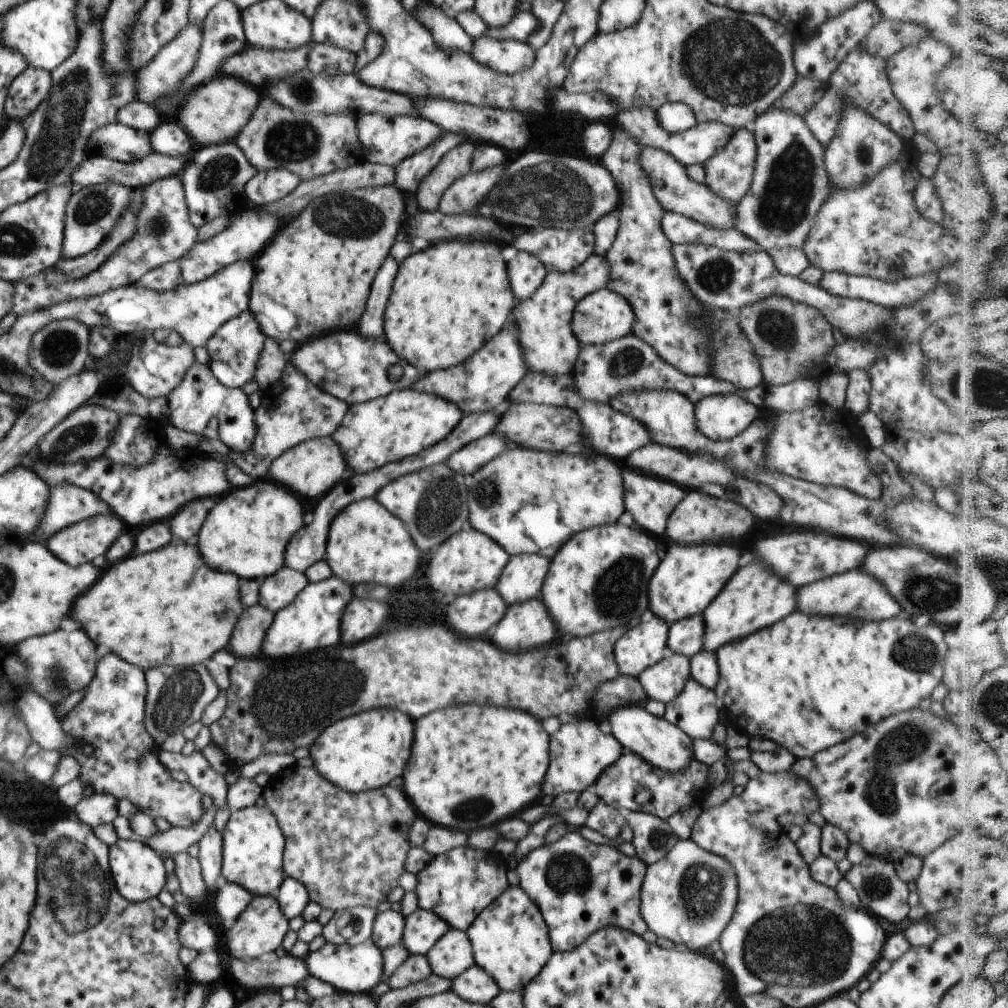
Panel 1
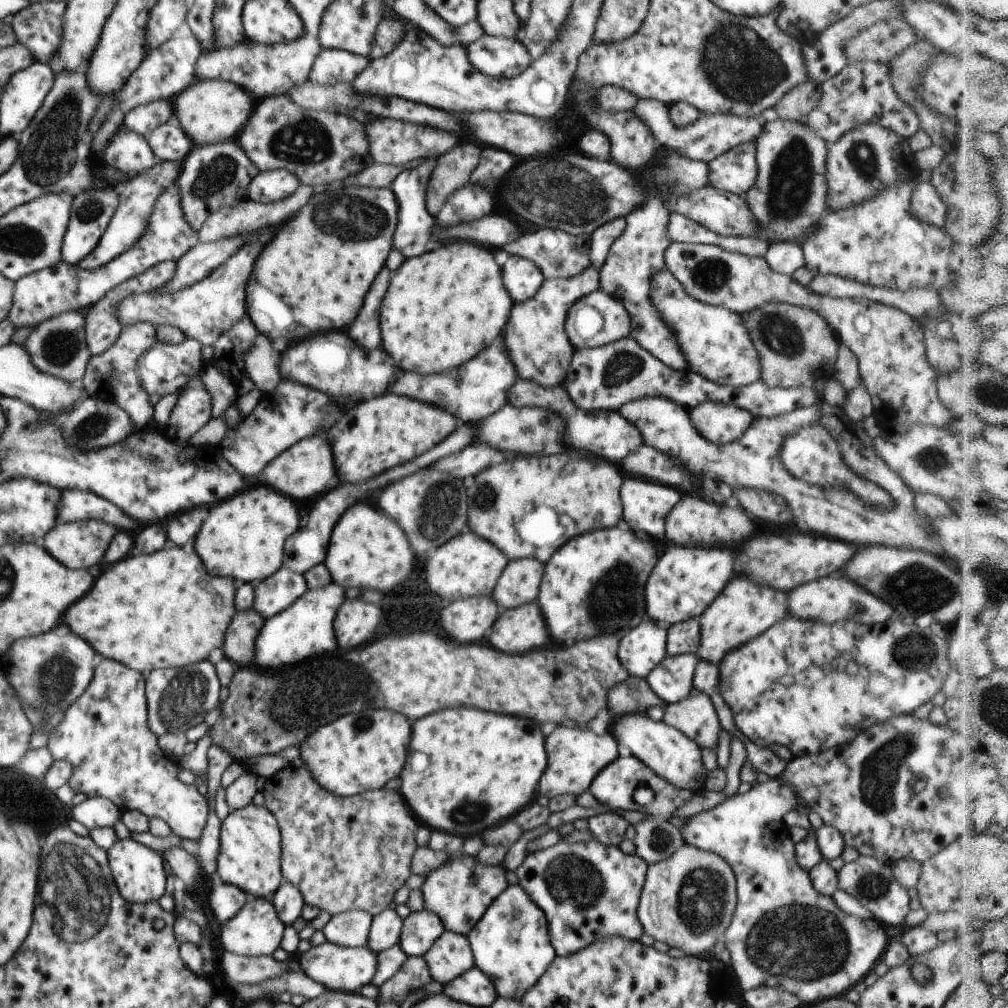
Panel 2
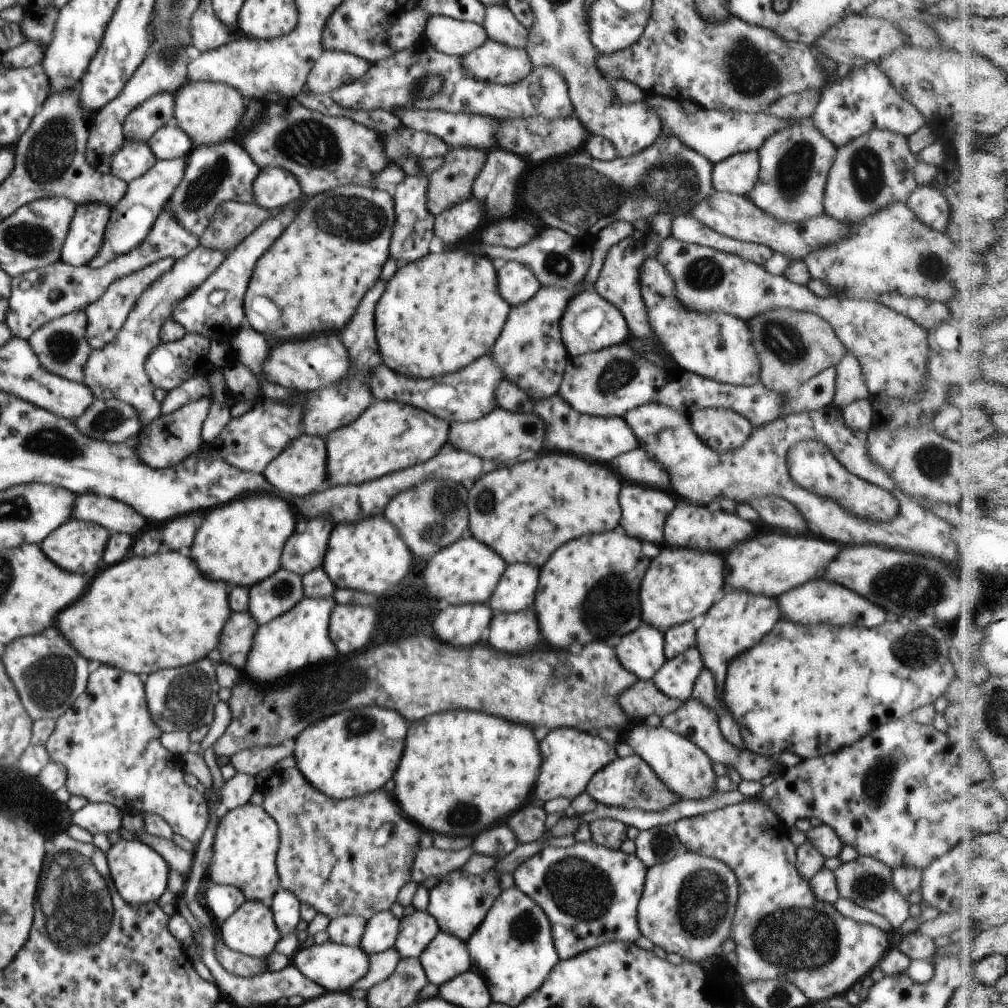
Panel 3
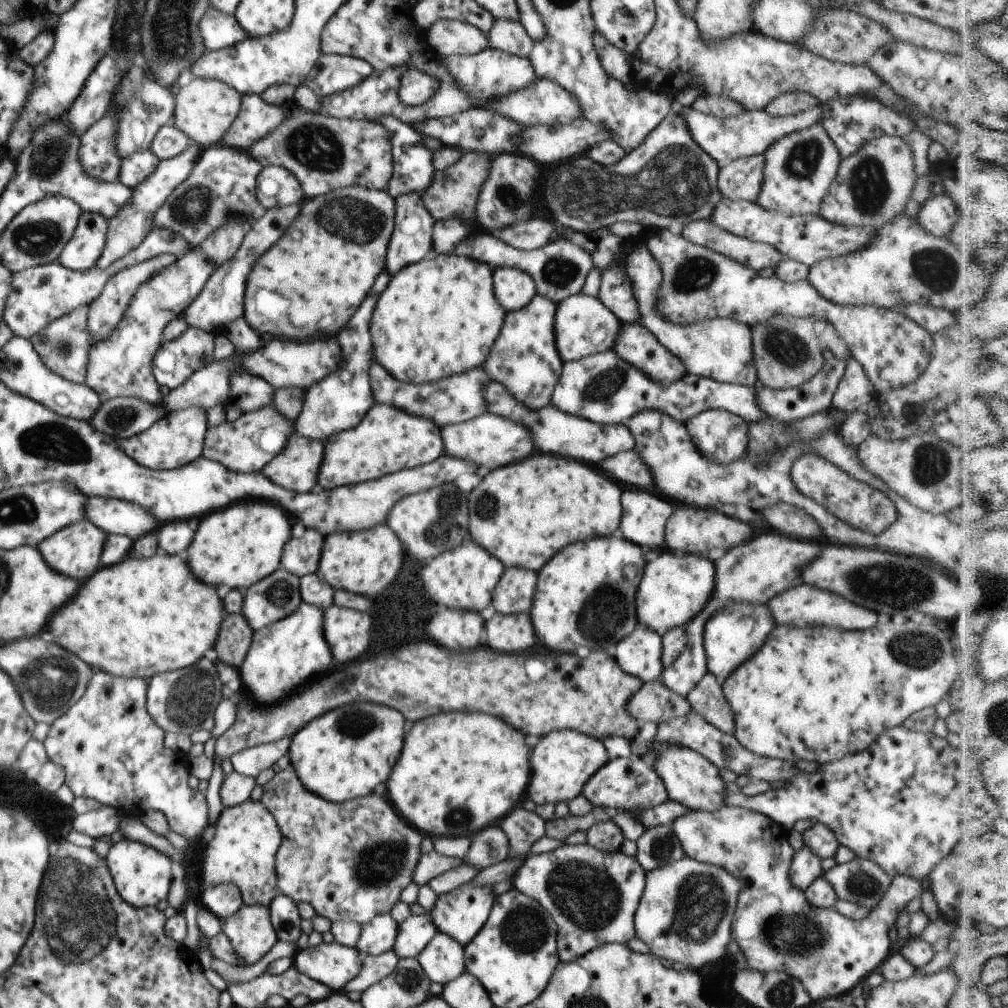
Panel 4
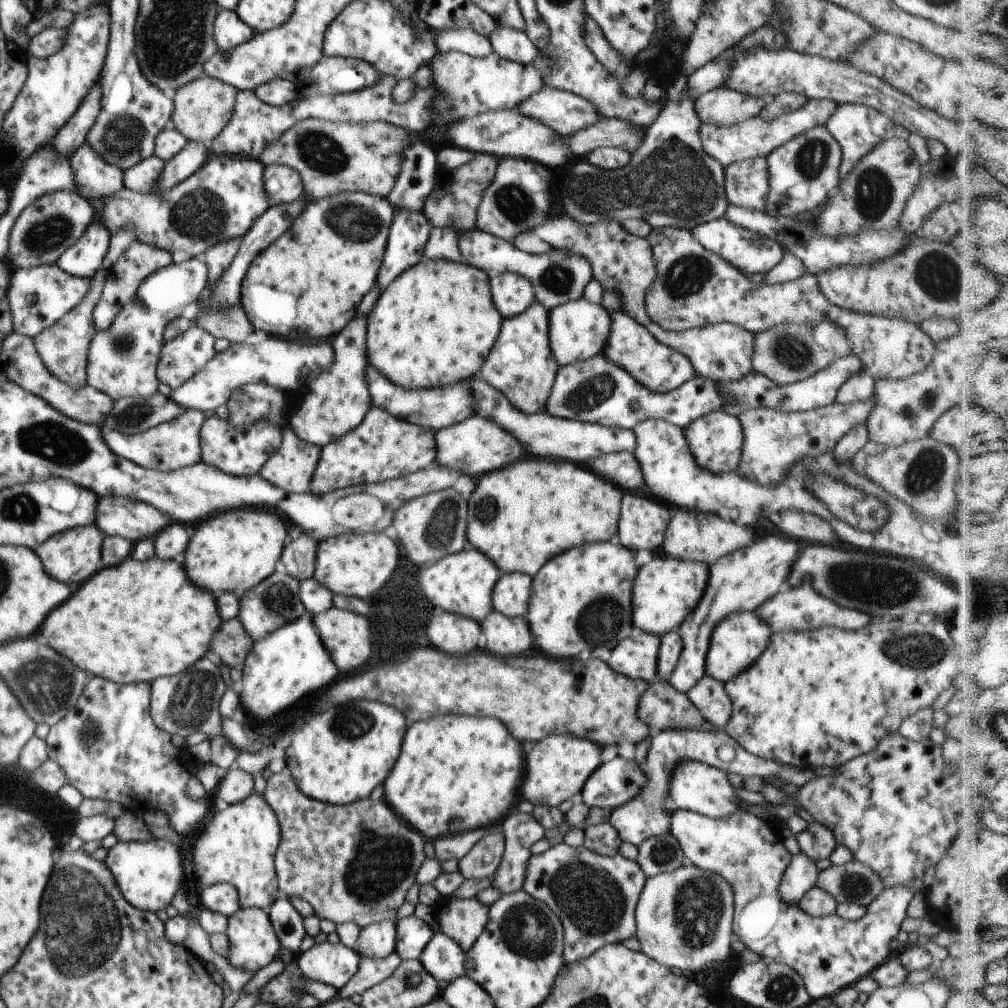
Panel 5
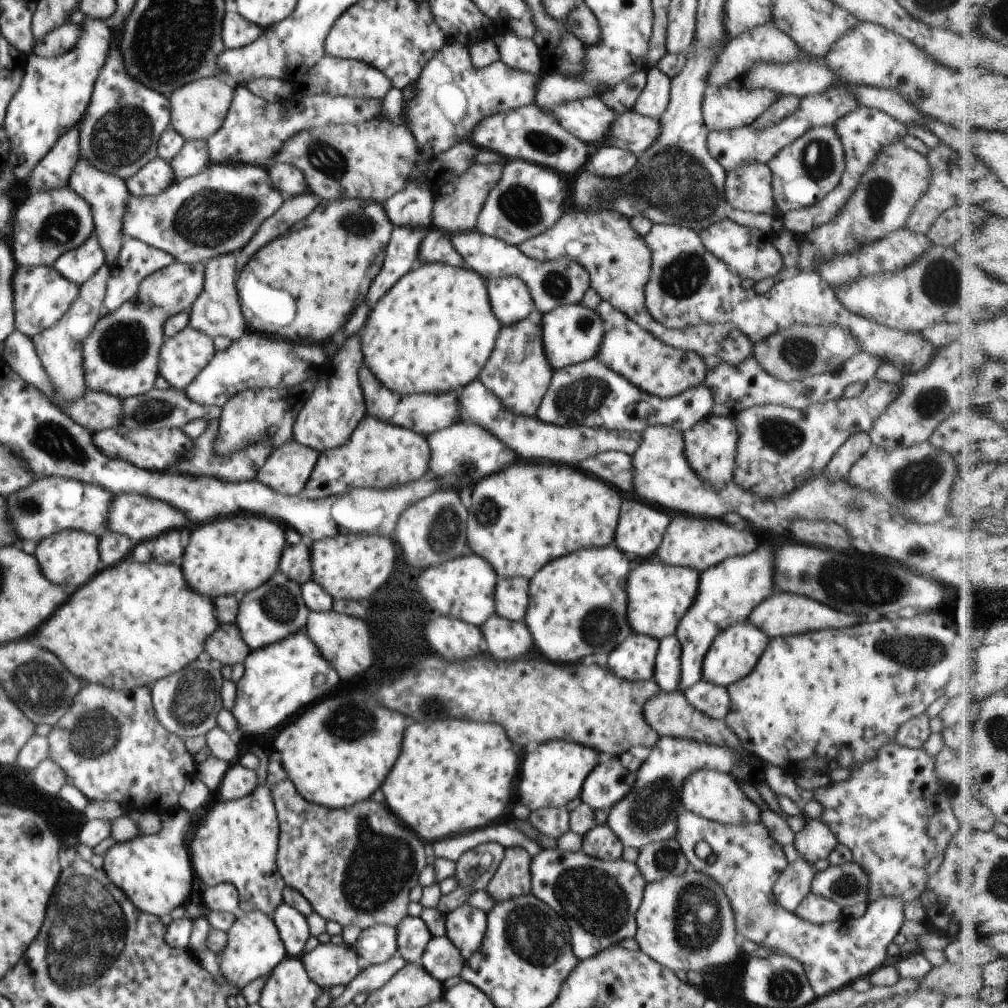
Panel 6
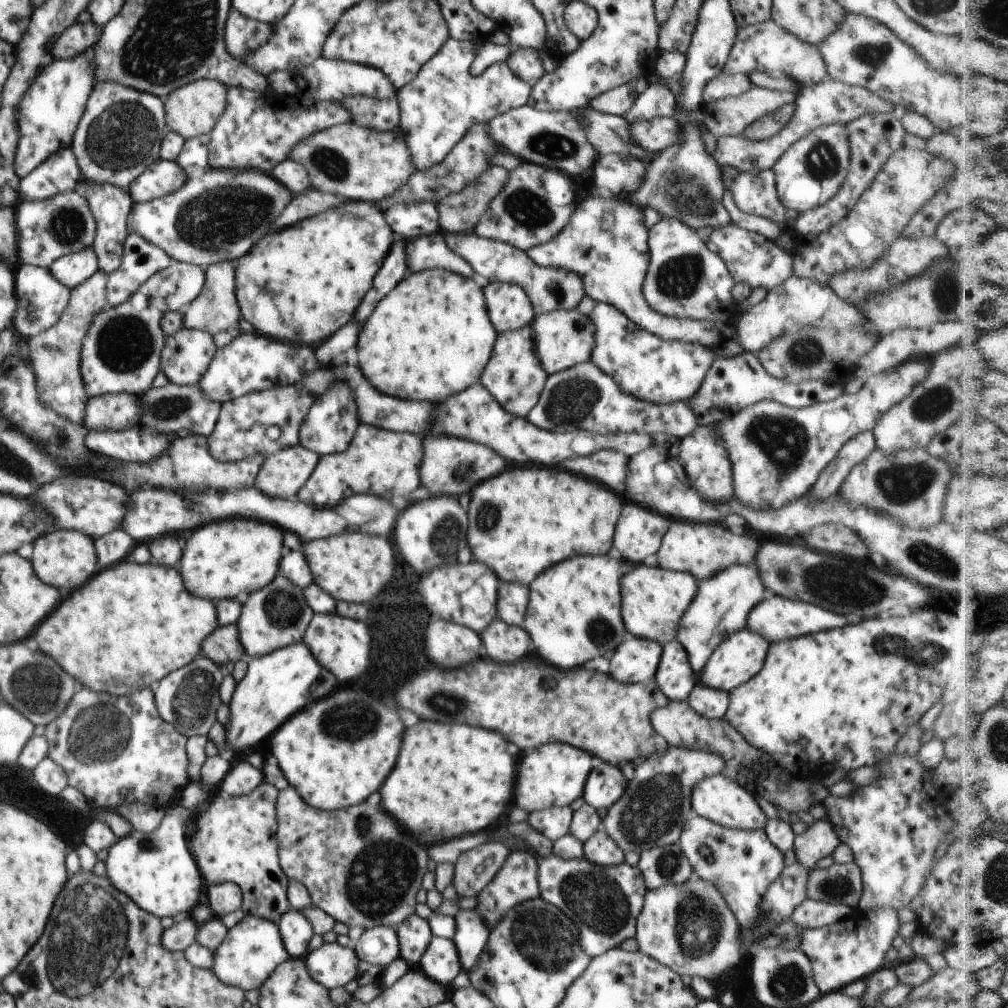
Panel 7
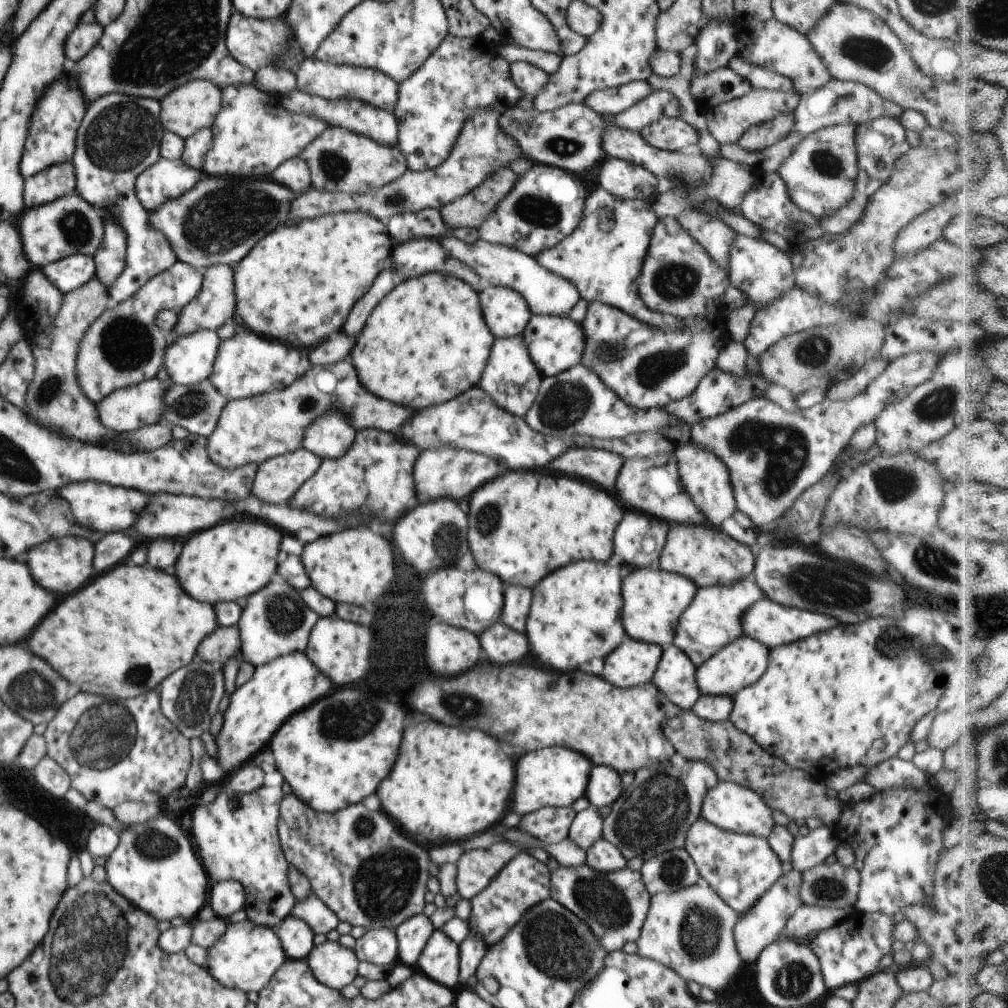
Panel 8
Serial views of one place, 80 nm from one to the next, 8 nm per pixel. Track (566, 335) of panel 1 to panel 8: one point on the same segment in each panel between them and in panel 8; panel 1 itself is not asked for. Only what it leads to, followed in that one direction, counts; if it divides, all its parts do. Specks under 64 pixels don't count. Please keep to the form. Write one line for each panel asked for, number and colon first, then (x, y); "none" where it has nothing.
2: (535, 338)
3: (530, 350)
4: (525, 359)
5: (521, 365)
6: (518, 373)
7: (514, 375)
8: (511, 379)

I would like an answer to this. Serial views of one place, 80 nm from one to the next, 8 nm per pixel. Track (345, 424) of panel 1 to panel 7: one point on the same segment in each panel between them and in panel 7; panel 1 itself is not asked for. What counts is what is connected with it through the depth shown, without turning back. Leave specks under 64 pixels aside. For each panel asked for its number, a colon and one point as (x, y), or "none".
2: (377, 435)
3: (389, 437)
4: (386, 441)
5: (381, 448)
6: (377, 455)
7: (387, 464)

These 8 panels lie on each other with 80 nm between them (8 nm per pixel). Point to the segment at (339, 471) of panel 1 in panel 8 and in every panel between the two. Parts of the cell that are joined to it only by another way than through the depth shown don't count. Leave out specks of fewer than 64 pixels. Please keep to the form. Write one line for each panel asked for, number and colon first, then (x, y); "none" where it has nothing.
2: (305, 472)
3: (299, 471)
4: (295, 469)
5: (292, 467)
6: (288, 468)
7: (284, 474)
8: (277, 479)

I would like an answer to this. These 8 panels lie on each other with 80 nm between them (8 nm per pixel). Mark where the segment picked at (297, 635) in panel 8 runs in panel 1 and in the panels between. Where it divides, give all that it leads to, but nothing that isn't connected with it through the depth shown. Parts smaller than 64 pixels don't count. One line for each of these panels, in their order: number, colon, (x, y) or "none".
1: (277, 591)
2: (273, 595)
3: (274, 596)
4: (277, 596)
5: (275, 602)
6: (275, 610)
7: (277, 615)

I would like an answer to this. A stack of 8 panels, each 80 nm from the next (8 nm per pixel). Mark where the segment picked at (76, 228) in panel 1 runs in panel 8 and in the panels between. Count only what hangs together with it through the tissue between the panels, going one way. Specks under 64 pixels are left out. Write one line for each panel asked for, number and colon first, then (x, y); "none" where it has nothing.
2: (91, 212)
3: (85, 236)
4: (82, 252)
5: (84, 259)
6: (78, 265)
7: (73, 269)
8: (67, 274)

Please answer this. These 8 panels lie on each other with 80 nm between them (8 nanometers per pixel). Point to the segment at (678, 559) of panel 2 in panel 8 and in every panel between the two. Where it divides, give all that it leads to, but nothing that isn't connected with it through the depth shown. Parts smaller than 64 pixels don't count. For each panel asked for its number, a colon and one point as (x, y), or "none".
3: (680, 585)
4: (674, 588)
5: (665, 591)
6: (658, 596)
7: (654, 600)
8: (654, 600)

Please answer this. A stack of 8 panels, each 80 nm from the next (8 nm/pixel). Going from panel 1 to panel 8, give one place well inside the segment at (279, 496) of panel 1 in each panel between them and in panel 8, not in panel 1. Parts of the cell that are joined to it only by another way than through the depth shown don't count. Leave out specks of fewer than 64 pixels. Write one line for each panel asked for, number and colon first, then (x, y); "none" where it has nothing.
2: (243, 538)
3: (242, 543)
4: (237, 547)
5: (235, 551)
6: (238, 554)
7: (223, 559)
8: (237, 558)

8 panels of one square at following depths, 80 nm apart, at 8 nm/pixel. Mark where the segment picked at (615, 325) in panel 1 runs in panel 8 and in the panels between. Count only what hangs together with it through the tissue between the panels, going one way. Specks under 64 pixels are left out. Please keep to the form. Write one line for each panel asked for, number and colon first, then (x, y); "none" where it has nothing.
2: (596, 319)
3: (590, 323)
4: (584, 326)
5: (579, 329)
6: (571, 334)
7: (564, 338)
8: (556, 343)

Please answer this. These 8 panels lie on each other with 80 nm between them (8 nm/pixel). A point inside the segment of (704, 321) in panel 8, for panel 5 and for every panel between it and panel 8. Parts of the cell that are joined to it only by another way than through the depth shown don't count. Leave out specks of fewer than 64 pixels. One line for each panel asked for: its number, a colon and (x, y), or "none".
5: (661, 369)
6: (654, 367)
7: (655, 370)

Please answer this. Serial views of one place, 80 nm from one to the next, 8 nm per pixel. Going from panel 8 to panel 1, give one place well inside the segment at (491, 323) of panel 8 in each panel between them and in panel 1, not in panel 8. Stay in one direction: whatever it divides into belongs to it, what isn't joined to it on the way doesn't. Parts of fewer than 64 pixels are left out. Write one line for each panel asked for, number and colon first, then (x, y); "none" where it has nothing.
1: (526, 273)
2: (522, 278)
3: (518, 284)
4: (514, 288)
5: (511, 293)
6: (511, 301)
7: (509, 308)

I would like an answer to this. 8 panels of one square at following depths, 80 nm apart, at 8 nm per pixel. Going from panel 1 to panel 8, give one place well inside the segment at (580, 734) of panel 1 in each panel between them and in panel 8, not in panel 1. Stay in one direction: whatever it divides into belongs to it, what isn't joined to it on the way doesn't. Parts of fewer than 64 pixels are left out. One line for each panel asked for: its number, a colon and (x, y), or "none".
2: (575, 756)
3: (570, 757)
4: (562, 762)
5: (558, 766)
6: (552, 774)
7: (554, 775)
8: (551, 777)

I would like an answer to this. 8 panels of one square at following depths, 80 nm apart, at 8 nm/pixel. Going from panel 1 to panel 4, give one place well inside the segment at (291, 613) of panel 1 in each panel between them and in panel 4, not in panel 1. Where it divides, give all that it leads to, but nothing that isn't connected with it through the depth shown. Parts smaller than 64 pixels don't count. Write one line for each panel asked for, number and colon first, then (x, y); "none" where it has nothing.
2: (305, 628)
3: (301, 636)
4: (281, 656)

